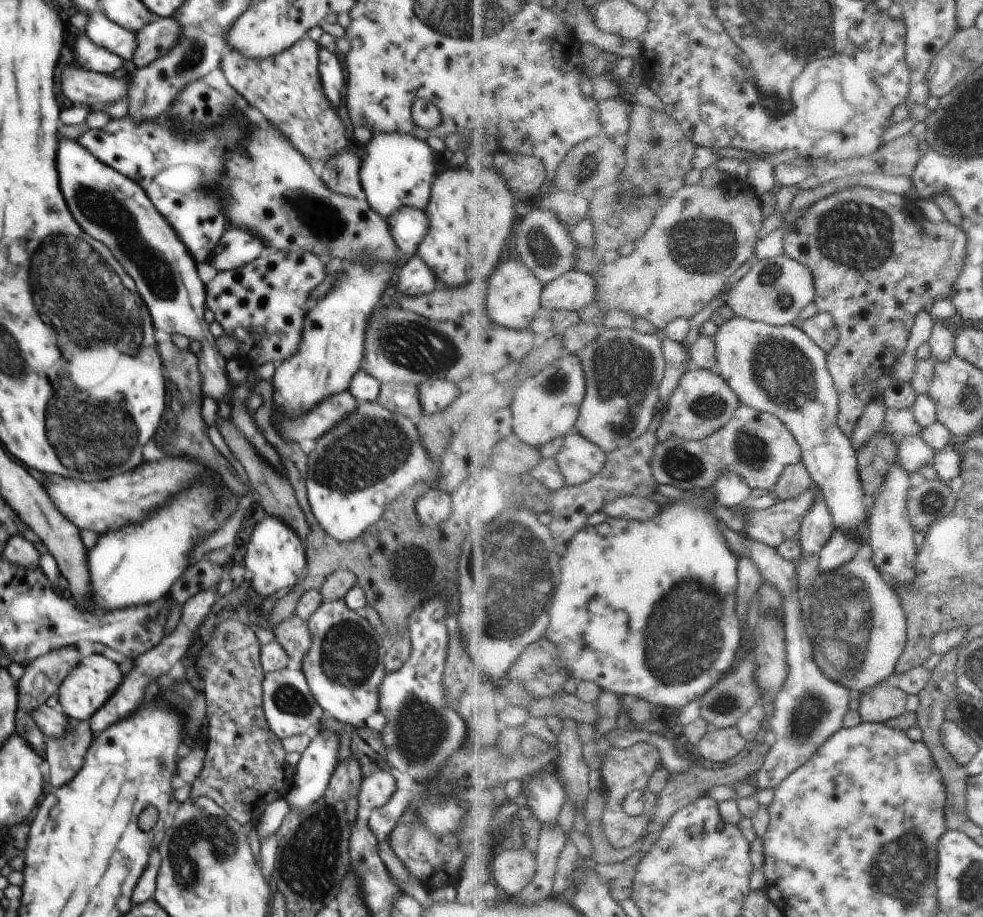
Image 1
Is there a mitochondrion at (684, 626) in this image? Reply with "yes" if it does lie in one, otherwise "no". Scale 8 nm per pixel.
yes

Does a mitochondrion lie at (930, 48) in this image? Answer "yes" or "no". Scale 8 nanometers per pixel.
no

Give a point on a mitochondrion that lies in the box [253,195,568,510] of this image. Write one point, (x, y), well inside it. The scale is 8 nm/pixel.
(370, 448)

